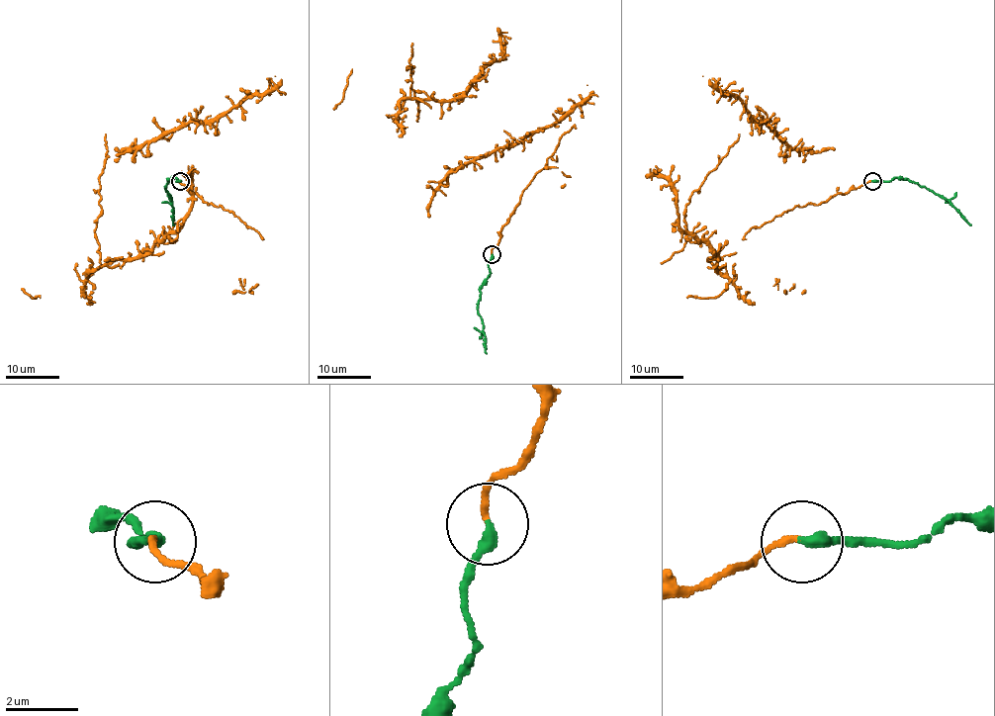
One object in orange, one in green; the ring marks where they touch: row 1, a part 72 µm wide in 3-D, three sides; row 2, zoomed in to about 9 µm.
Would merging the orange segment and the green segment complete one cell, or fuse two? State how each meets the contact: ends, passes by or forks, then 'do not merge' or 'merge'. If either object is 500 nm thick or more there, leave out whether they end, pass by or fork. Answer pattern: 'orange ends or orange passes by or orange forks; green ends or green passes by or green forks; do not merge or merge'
orange ends; green ends; do not merge

